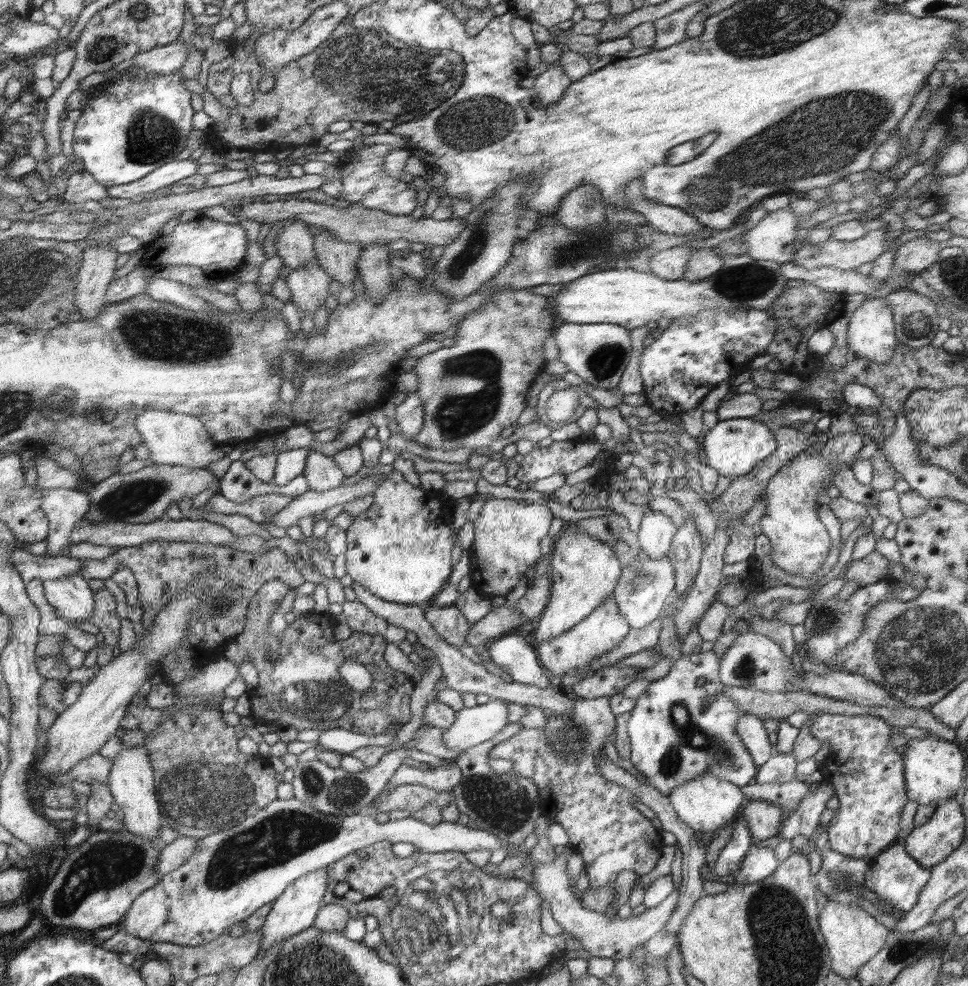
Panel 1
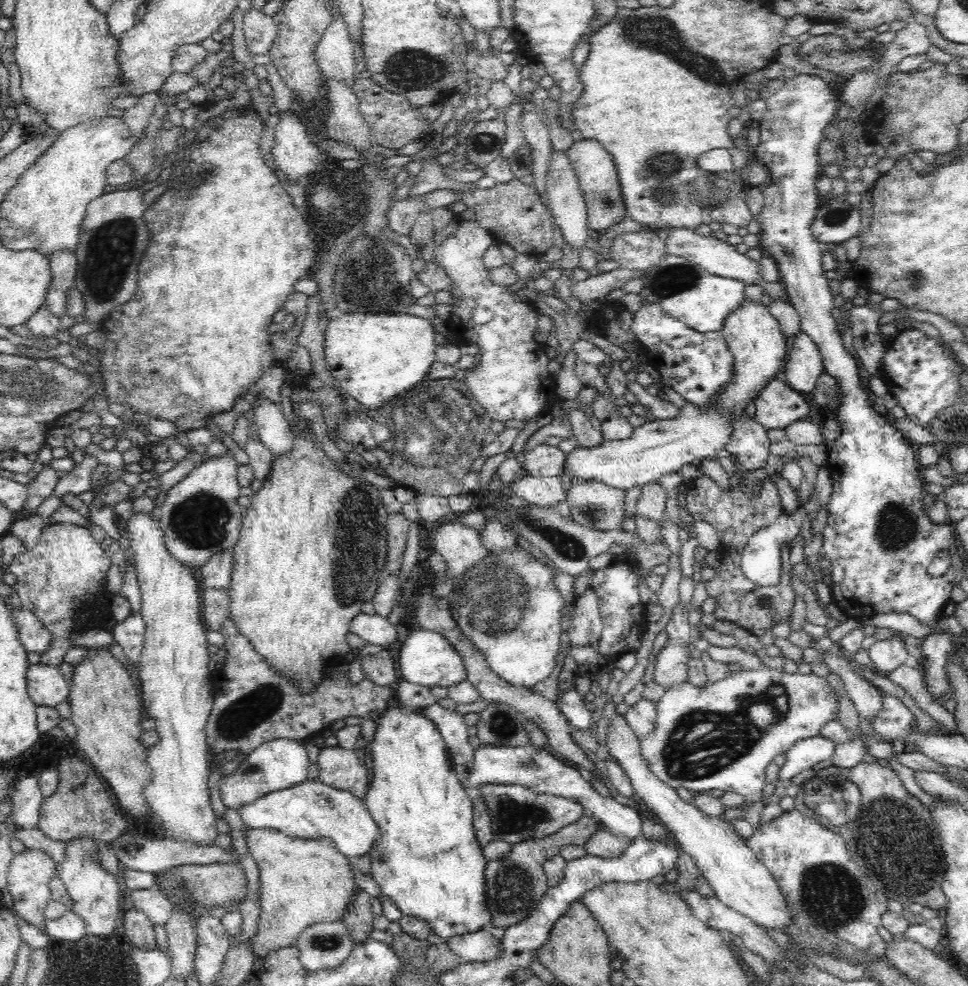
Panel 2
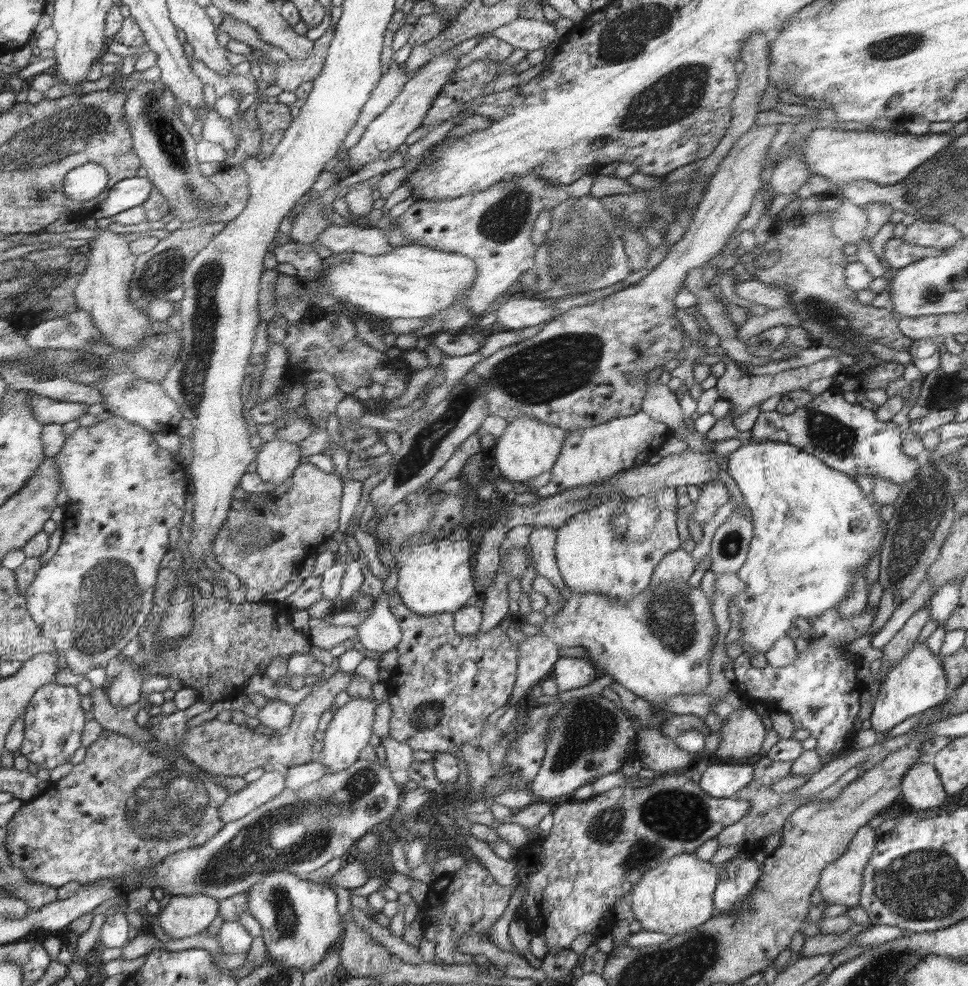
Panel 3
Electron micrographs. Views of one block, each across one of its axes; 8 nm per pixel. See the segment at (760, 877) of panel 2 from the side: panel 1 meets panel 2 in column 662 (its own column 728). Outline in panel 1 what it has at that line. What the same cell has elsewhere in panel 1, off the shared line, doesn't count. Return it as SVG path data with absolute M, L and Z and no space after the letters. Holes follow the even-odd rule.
M701 774L699 778L689 780L679 784L673 794L667 796L669 801L680 818L699 838L704 838L706 834L716 834L730 822L736 823L736 816L740 814L742 808L748 803L740 786L731 782L724 782L716 778L713 774Z

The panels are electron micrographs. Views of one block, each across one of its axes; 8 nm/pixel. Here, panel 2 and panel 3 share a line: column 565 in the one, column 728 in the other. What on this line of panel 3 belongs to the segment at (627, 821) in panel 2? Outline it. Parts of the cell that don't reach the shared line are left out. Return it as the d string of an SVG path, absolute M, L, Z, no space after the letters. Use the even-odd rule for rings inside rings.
M710 764L701 774L700 788L713 797L734 799L753 780L754 767L750 764Z

